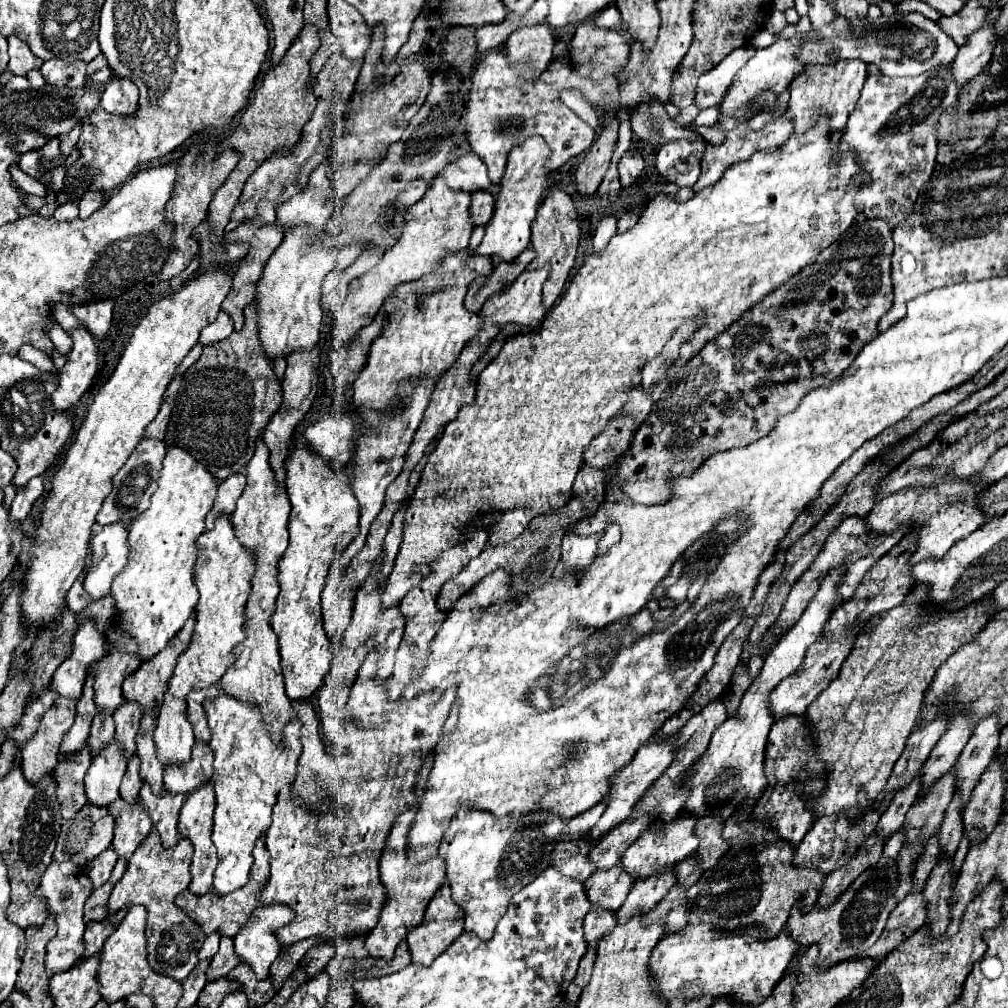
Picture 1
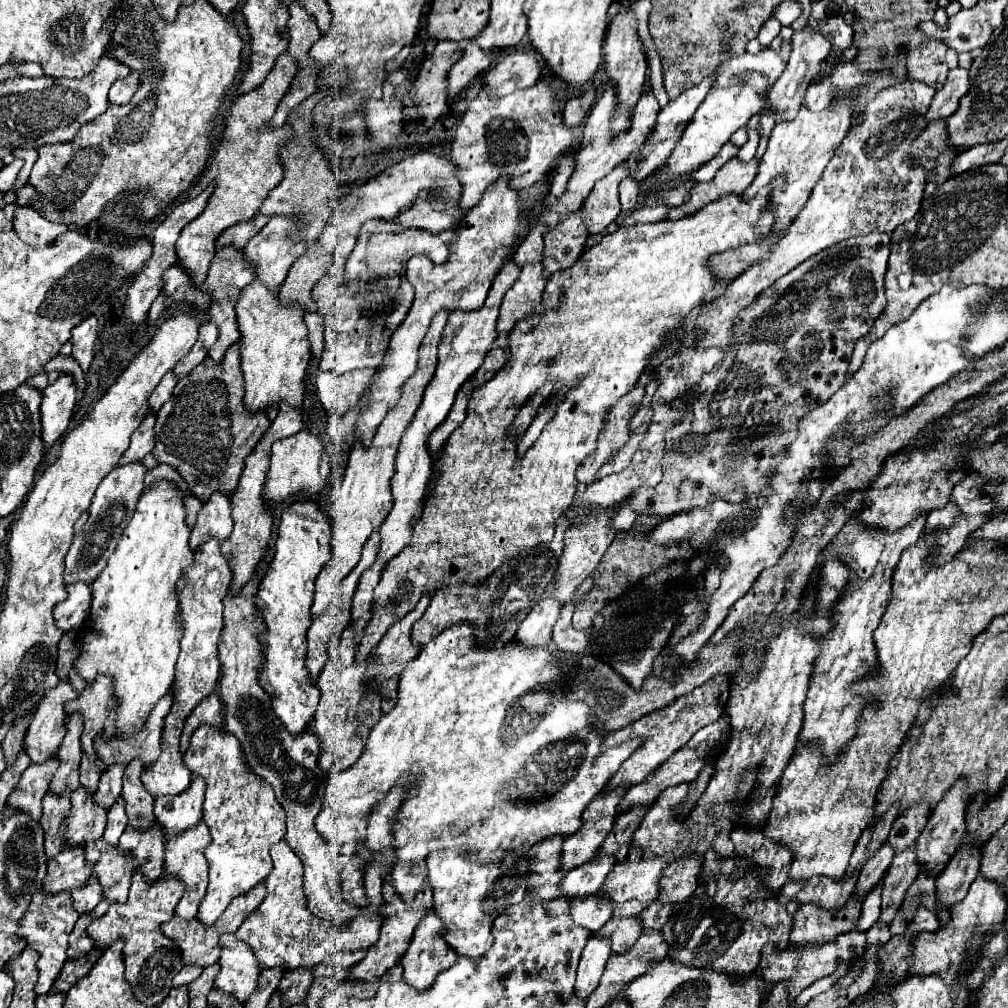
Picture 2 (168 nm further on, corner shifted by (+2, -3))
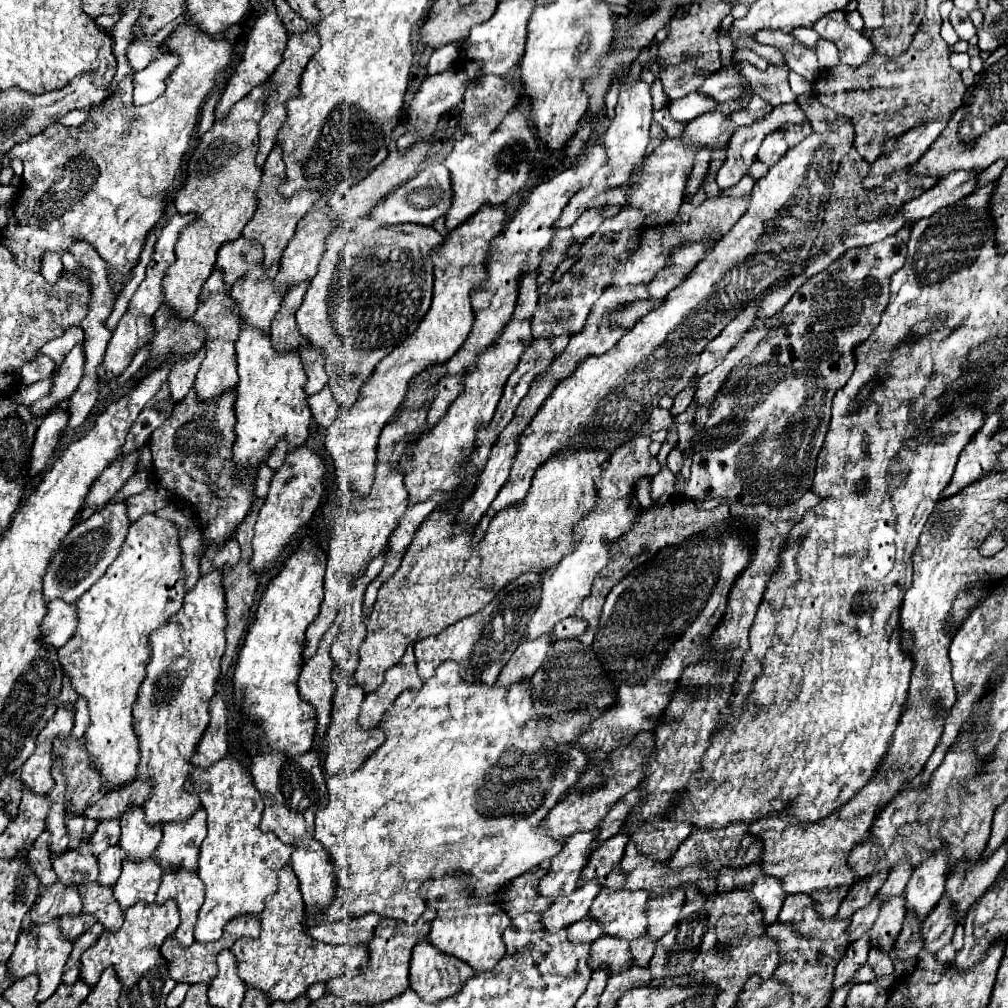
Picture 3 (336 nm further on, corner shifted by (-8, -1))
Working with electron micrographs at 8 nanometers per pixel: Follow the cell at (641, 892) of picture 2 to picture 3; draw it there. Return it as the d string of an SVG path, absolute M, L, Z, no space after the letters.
M602 888L590 906L590 916L604 922L606 934L634 940L648 928L648 890Z

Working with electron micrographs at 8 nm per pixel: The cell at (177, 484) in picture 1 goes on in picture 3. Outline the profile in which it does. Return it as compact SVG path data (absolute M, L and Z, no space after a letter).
M148 512L148 514L140 516L136 522L132 522L130 532L128 532L128 536L126 536L126 542L124 542L124 546L122 546L122 552L120 552L120 556L112 562L112 566L106 570L104 578L100 578L100 580L98 580L84 596L80 596L78 602L76 602L78 618L80 618L78 630L76 630L74 636L60 648L60 664L62 664L62 668L68 672L68 676L72 678L74 690L88 700L88 706L90 706L90 726L88 726L88 730L86 730L86 734L84 734L84 740L86 740L86 746L88 746L88 750L90 750L90 754L92 754L94 764L96 764L96 770L98 770L100 776L104 778L104 784L106 784L108 790L118 788L118 786L124 786L124 784L130 784L130 782L134 782L134 778L136 778L136 766L138 766L138 762L140 762L140 750L138 750L138 748L140 748L140 744L138 744L140 740L136 738L136 730L134 730L134 722L132 722L132 706L136 704L136 692L140 690L140 684L142 684L144 674L146 674L146 664L148 664L148 660L150 660L150 652L152 652L152 650L150 650L150 634L152 634L156 628L160 628L172 614L176 614L176 612L180 610L180 606L182 606L182 602L184 602L184 594L186 594L184 582L186 582L186 572L184 572L184 566L182 566L182 548L180 548L178 526L176 526L174 522L170 522L170 520L158 518L154 512Z

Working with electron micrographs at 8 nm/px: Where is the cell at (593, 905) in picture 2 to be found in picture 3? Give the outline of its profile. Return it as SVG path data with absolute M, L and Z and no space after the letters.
M582 918L580 922L574 922L572 926L568 926L568 938L572 942L592 942L594 938L604 934L604 926L600 926L600 922L596 922L596 918Z

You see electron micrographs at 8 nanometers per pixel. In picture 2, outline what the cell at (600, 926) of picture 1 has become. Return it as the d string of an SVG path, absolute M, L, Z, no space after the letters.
M590 936L588 944L582 952L582 960L578 966L578 978L574 984L574 994L578 998L588 998L590 992L594 992L608 958L610 958L610 940L606 940L606 938L598 940L598 938Z

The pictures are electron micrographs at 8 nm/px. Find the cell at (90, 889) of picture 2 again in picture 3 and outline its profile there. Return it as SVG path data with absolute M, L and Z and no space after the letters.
M64 914L64 922L60 922L60 928L64 930L64 936L74 940L78 938L82 932L88 930L88 926L92 926L96 922L96 918L92 918L92 914Z

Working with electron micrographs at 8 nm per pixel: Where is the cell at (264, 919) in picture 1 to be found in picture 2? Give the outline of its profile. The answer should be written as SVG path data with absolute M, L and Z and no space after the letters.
M232 934L220 936L220 950L220 972L214 980L214 986L244 1004L250 998L250 992L254 992L254 980L258 980L254 954Z

